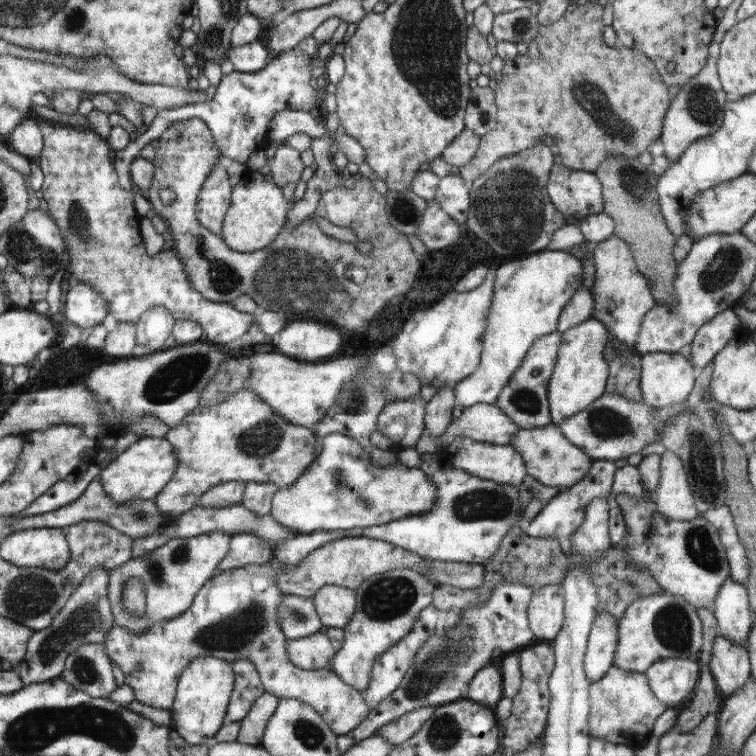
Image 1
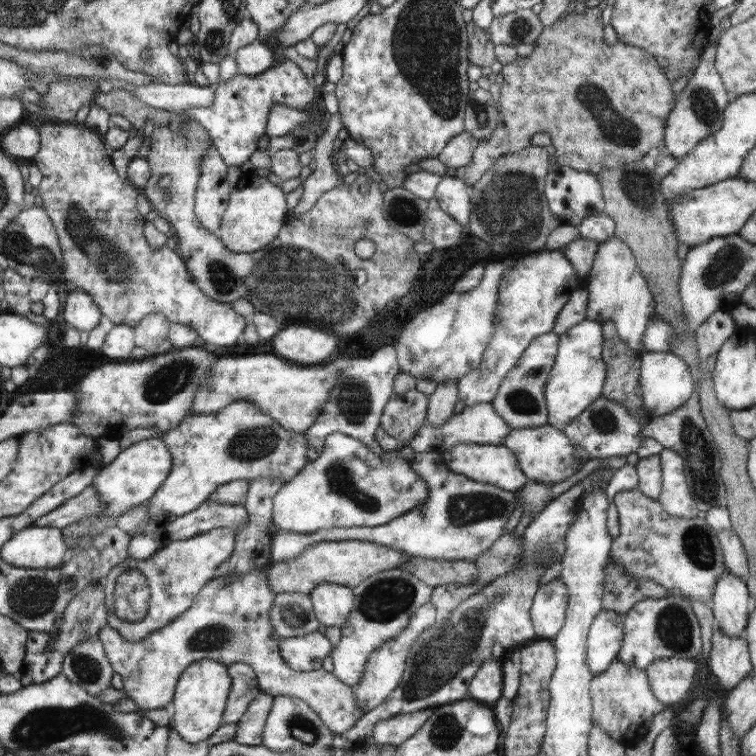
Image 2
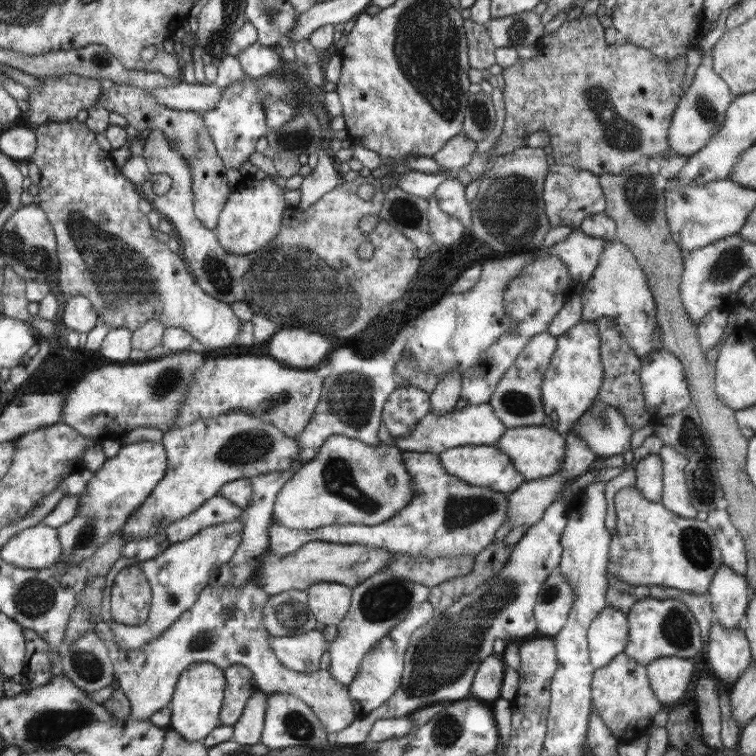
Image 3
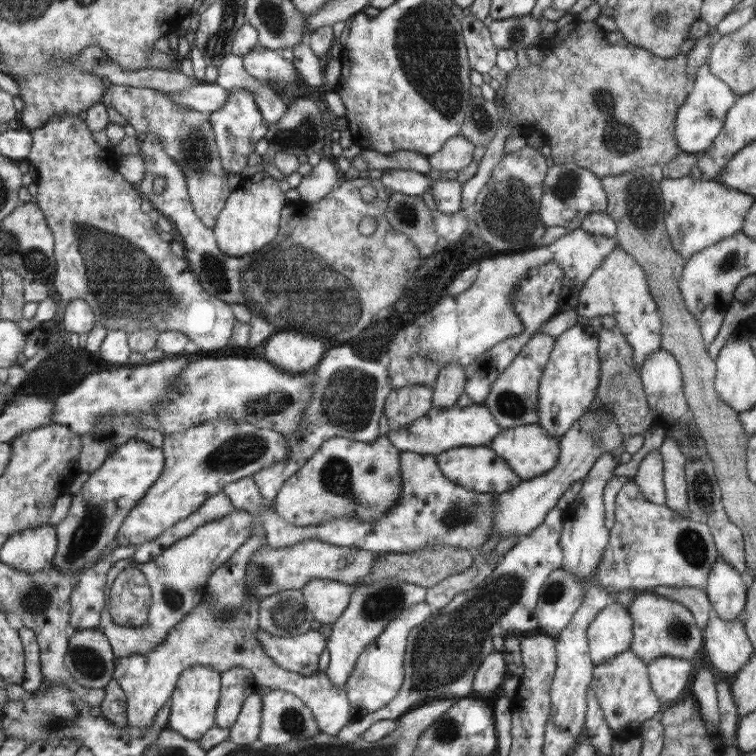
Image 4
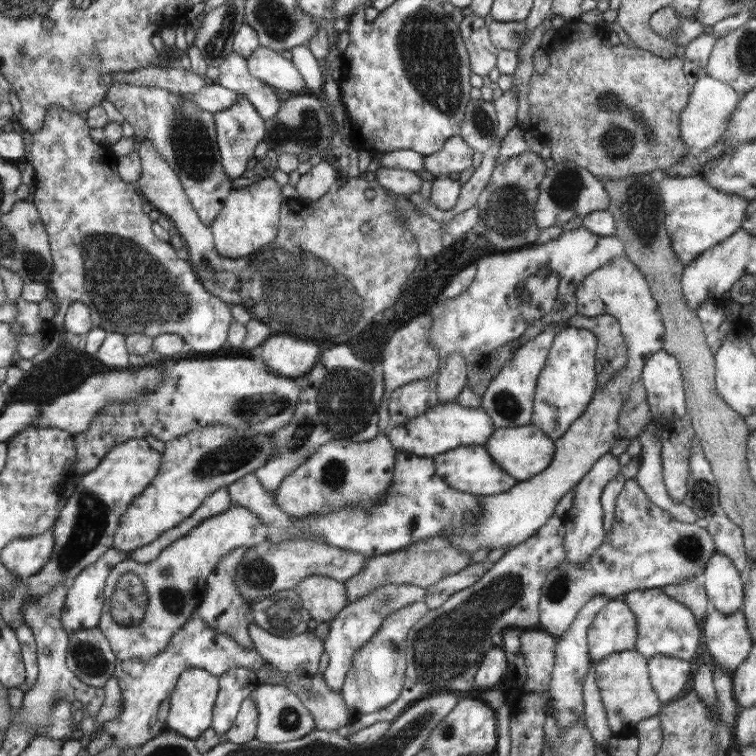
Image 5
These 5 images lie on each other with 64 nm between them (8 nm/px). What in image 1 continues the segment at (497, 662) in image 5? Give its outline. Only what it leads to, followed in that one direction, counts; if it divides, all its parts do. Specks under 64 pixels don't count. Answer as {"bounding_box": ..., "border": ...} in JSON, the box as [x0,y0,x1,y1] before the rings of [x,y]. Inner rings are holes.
{"bounding_box":[467,664,503,708],"border":[[[487,664],[485,668],[481,668],[473,680],[469,682],[469,692],[467,692],[467,700],[473,700],[477,704],[485,704],[489,708],[495,708],[495,704],[503,698],[503,678],[501,678],[501,670],[499,666]]]}

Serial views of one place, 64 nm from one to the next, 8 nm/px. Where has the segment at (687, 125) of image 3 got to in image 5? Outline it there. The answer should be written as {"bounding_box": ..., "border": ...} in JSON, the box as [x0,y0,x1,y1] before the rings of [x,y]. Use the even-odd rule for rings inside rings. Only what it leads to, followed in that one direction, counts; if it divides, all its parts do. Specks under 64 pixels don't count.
{"bounding_box":[679,74,741,152],"border":[[[701,74],[697,78],[697,82],[693,84],[693,92],[689,96],[687,106],[681,110],[681,118],[679,118],[679,136],[681,140],[693,148],[693,152],[703,152],[705,148],[715,146],[715,142],[719,142],[723,138],[723,132],[727,130],[731,112],[737,108],[741,94],[737,90],[733,90],[729,84],[721,82],[721,80],[713,80],[711,76]]]}

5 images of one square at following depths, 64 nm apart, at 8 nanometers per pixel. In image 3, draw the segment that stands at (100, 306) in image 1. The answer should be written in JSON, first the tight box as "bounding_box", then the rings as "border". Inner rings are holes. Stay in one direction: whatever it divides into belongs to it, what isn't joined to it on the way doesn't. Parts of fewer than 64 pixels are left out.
{"bounding_box":[63,296,101,334],"border":[[[71,296],[71,298],[67,298],[63,322],[67,324],[69,330],[89,334],[91,330],[101,326],[99,320],[101,320],[101,314],[97,312],[97,308],[95,308],[95,304],[89,296]]]}

